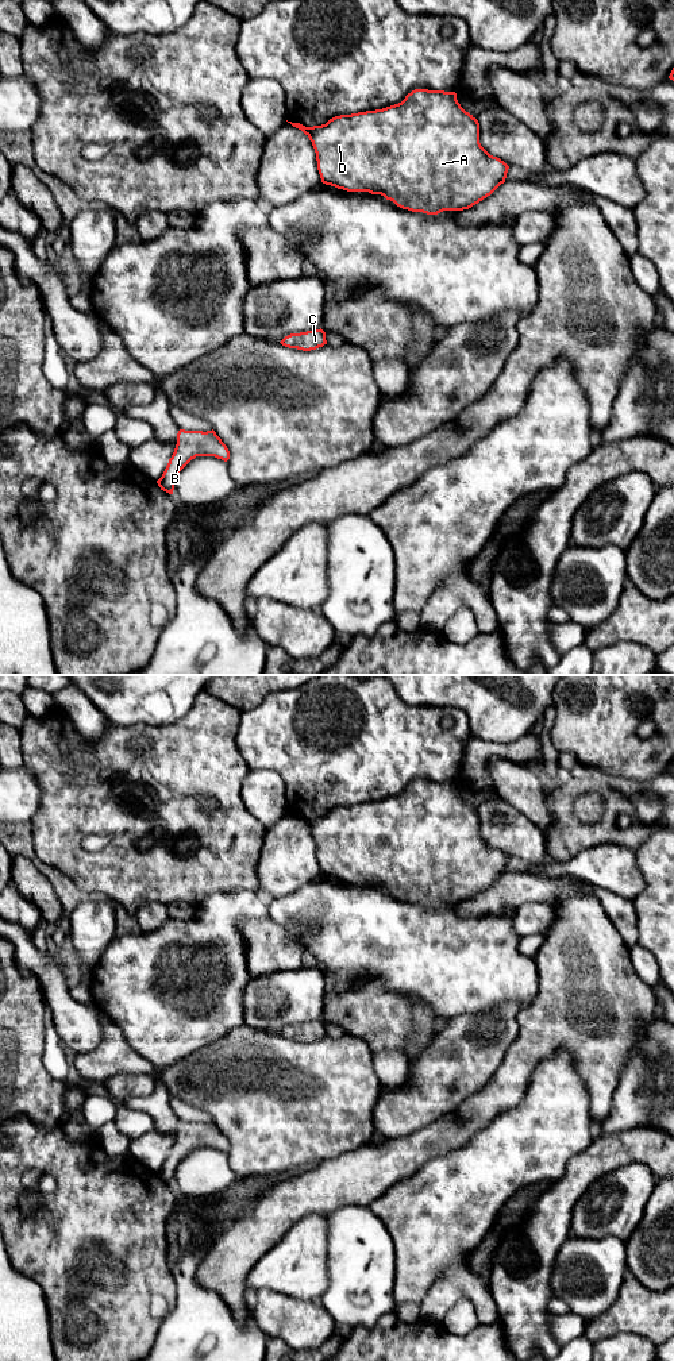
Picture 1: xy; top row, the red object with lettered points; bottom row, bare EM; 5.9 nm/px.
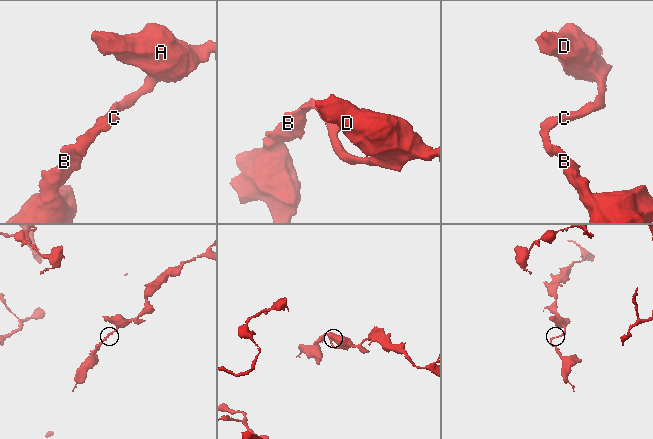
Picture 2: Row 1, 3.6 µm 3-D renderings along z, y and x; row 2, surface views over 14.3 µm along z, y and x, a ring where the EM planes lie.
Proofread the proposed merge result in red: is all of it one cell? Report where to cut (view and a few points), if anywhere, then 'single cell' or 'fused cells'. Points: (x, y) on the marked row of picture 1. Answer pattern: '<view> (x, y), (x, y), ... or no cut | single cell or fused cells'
no cut | single cell

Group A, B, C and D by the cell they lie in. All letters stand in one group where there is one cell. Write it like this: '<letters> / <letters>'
A B C D

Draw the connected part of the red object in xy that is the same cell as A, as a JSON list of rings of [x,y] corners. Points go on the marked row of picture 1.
[[[415,89],[398,104],[335,116],[321,126],[288,123],[312,142],[323,184],[381,194],[412,212],[469,209],[504,184],[509,169],[481,146],[479,123],[461,107],[455,92]]]

